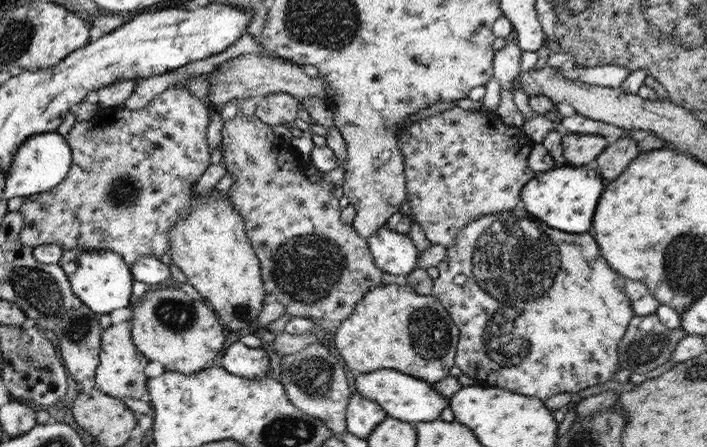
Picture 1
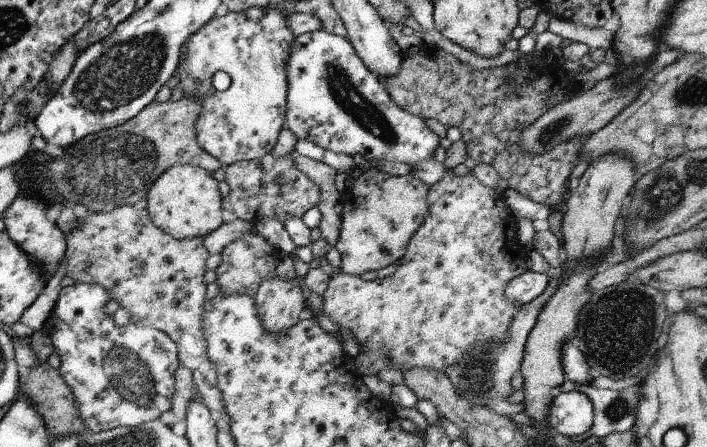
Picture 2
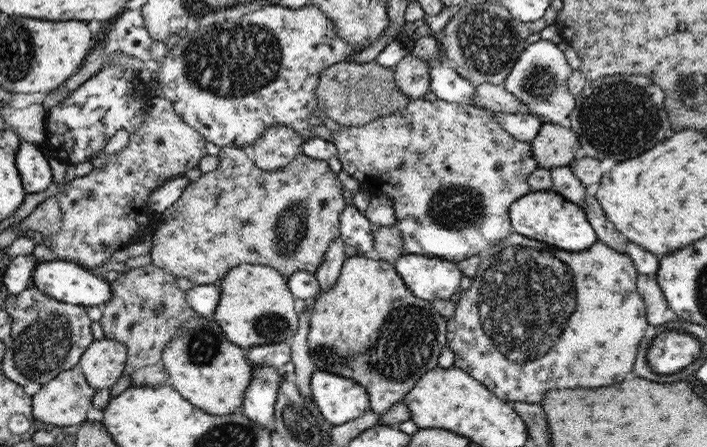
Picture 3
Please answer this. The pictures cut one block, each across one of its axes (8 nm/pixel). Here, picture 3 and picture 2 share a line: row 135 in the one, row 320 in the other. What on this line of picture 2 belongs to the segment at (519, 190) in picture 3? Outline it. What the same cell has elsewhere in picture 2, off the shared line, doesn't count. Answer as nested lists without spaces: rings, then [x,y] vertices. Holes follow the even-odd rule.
[[[451,169],[444,172],[442,179],[436,184],[429,186],[427,191],[428,216],[425,216],[422,226],[416,230],[416,234],[412,236],[412,240],[408,242],[404,260],[400,262],[399,267],[392,276],[387,276],[383,279],[375,279],[373,281],[364,281],[360,276],[351,275],[348,273],[338,273],[333,275],[328,283],[328,288],[324,291],[324,313],[338,326],[348,329],[356,338],[360,345],[360,352],[375,352],[386,357],[390,362],[390,366],[398,369],[402,368],[428,368],[428,370],[437,370],[438,372],[446,372],[446,368],[450,368],[452,364],[456,364],[472,346],[476,344],[484,344],[488,340],[494,340],[496,344],[502,344],[508,340],[508,328],[510,322],[514,320],[516,312],[522,308],[522,304],[514,304],[512,300],[506,298],[504,290],[508,286],[510,280],[526,274],[530,271],[528,266],[528,251],[518,243],[516,238],[517,222],[514,219],[508,205],[504,201],[501,189],[492,189],[489,186],[484,186],[475,176],[469,172],[465,176],[457,176]]]

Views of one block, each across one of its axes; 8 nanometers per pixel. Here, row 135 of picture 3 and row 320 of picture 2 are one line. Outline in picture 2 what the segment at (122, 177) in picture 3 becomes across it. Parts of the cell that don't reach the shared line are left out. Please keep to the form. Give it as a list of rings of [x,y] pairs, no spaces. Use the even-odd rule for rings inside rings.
[[[124,204],[114,210],[108,210],[108,212],[90,212],[88,210],[88,215],[83,219],[78,219],[78,224],[72,232],[68,232],[67,235],[67,254],[65,259],[66,264],[66,276],[74,279],[75,283],[78,284],[98,284],[102,288],[106,288],[110,292],[110,300],[116,300],[119,305],[129,310],[130,313],[130,323],[143,324],[144,326],[149,326],[150,328],[155,328],[160,332],[164,332],[177,345],[179,345],[179,357],[180,364],[189,368],[190,370],[198,370],[199,366],[208,360],[208,344],[206,344],[206,338],[204,338],[204,332],[202,329],[202,318],[204,318],[204,294],[206,294],[206,284],[204,284],[204,274],[206,274],[206,260],[211,255],[203,243],[203,237],[198,238],[186,238],[186,240],[176,240],[176,237],[170,236],[165,233],[163,229],[158,228],[155,223],[151,220],[151,215],[147,209],[138,210],[136,206],[132,204]]]

